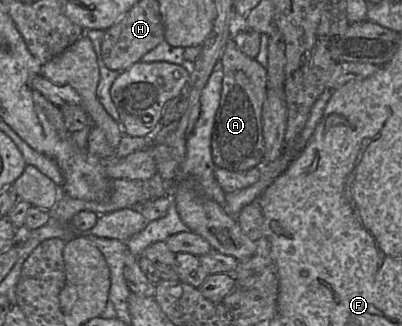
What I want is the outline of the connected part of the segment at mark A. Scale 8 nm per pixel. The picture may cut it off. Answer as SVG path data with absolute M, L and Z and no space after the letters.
M232 35L220 60L223 65L223 80L212 130L212 158L218 168L247 171L259 165L264 155L262 107L267 94L267 72L255 58L249 58L239 50Z

